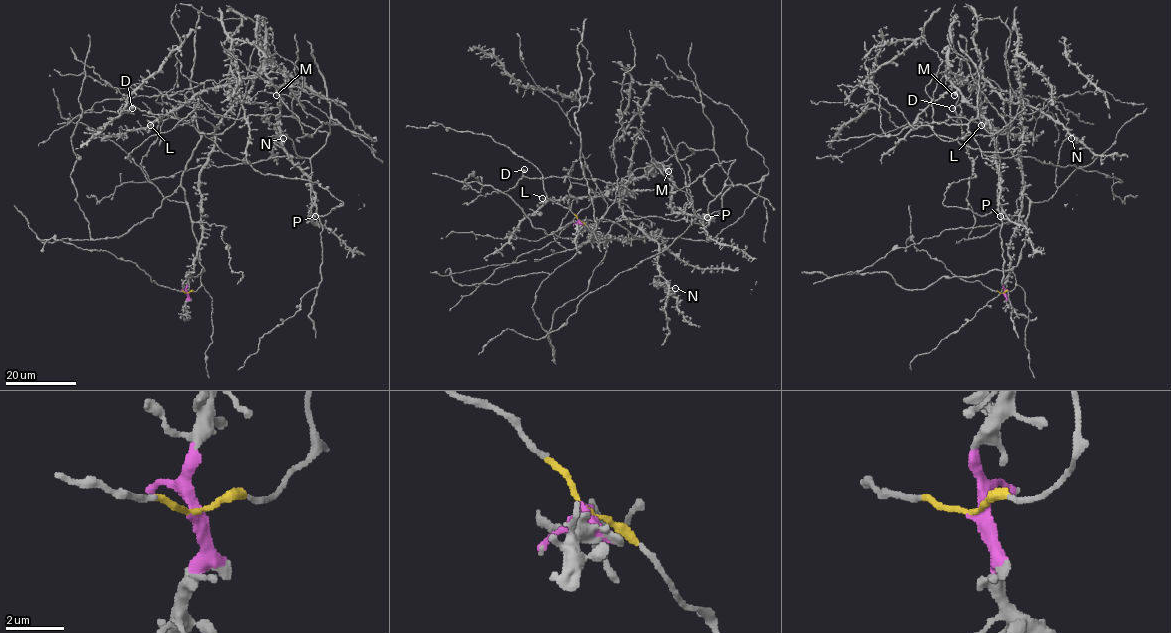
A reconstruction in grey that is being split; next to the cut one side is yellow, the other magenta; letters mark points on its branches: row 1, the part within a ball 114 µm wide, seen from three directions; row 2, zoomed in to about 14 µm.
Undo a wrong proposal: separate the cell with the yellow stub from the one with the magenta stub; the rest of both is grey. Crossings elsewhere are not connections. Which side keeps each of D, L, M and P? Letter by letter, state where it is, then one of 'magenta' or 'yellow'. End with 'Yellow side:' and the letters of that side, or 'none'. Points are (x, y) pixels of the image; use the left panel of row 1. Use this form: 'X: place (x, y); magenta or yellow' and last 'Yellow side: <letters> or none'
D: place (132, 108); magenta
L: place (150, 125); magenta
M: place (276, 95); magenta
P: place (315, 216); magenta
Yellow side: none

